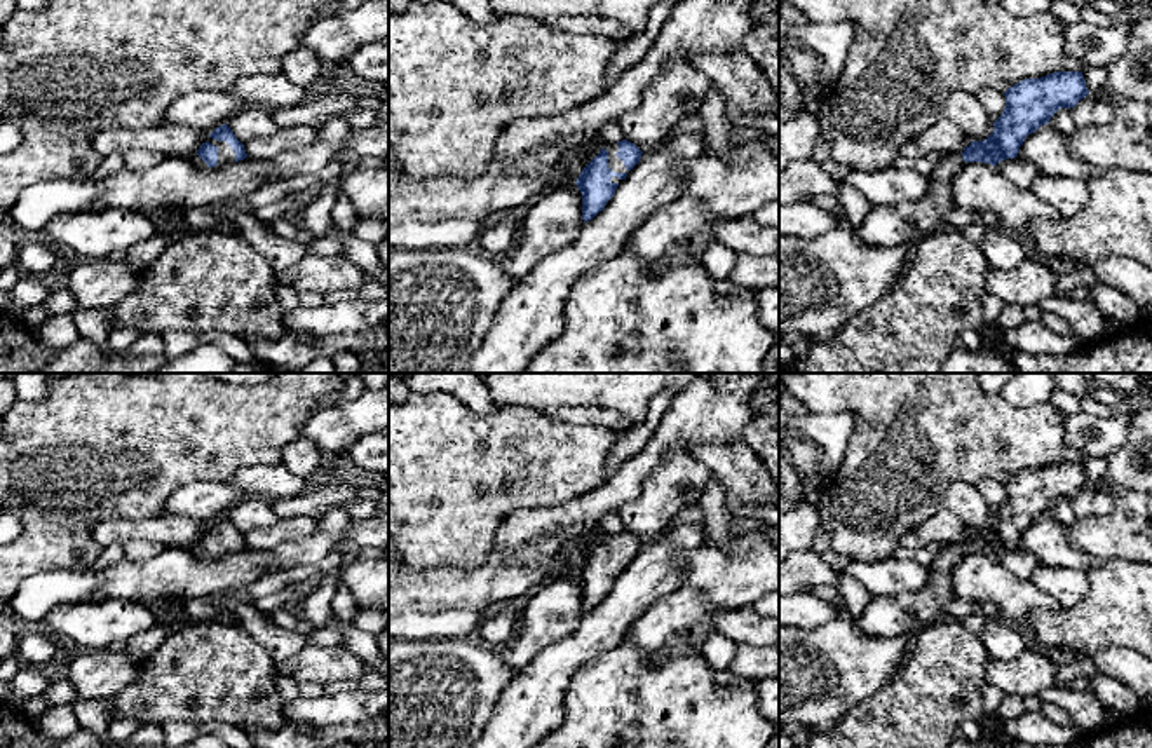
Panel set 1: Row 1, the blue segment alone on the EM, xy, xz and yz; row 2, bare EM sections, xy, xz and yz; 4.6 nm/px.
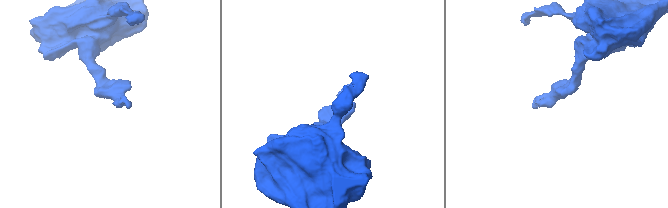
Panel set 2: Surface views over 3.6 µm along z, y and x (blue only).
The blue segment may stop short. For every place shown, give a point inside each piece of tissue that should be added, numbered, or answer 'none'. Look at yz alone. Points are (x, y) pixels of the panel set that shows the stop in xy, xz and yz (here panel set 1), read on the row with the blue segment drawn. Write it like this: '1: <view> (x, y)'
1: yz (901, 224)

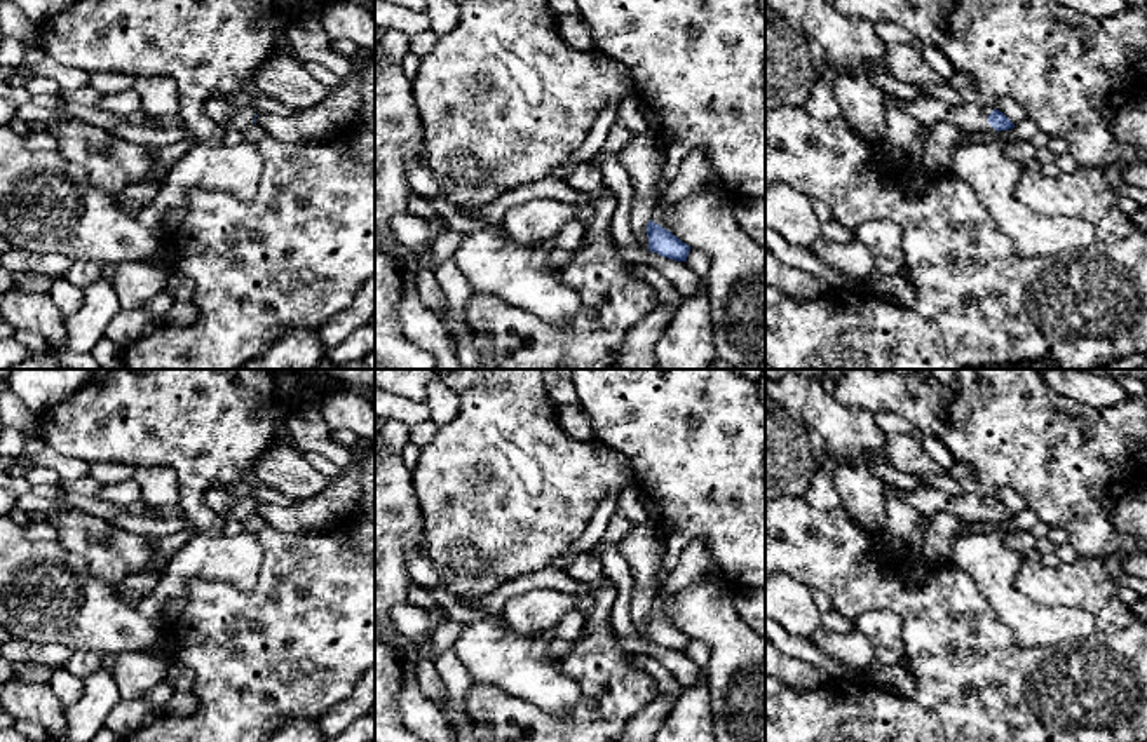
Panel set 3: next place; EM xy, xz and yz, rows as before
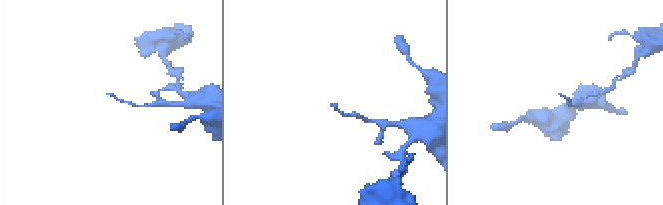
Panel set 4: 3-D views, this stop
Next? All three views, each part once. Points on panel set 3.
1: yz (926, 110)

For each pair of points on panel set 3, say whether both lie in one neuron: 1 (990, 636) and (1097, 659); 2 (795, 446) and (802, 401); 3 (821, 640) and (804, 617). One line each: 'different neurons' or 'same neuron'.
1: same neuron
2: different neurons
3: different neurons

